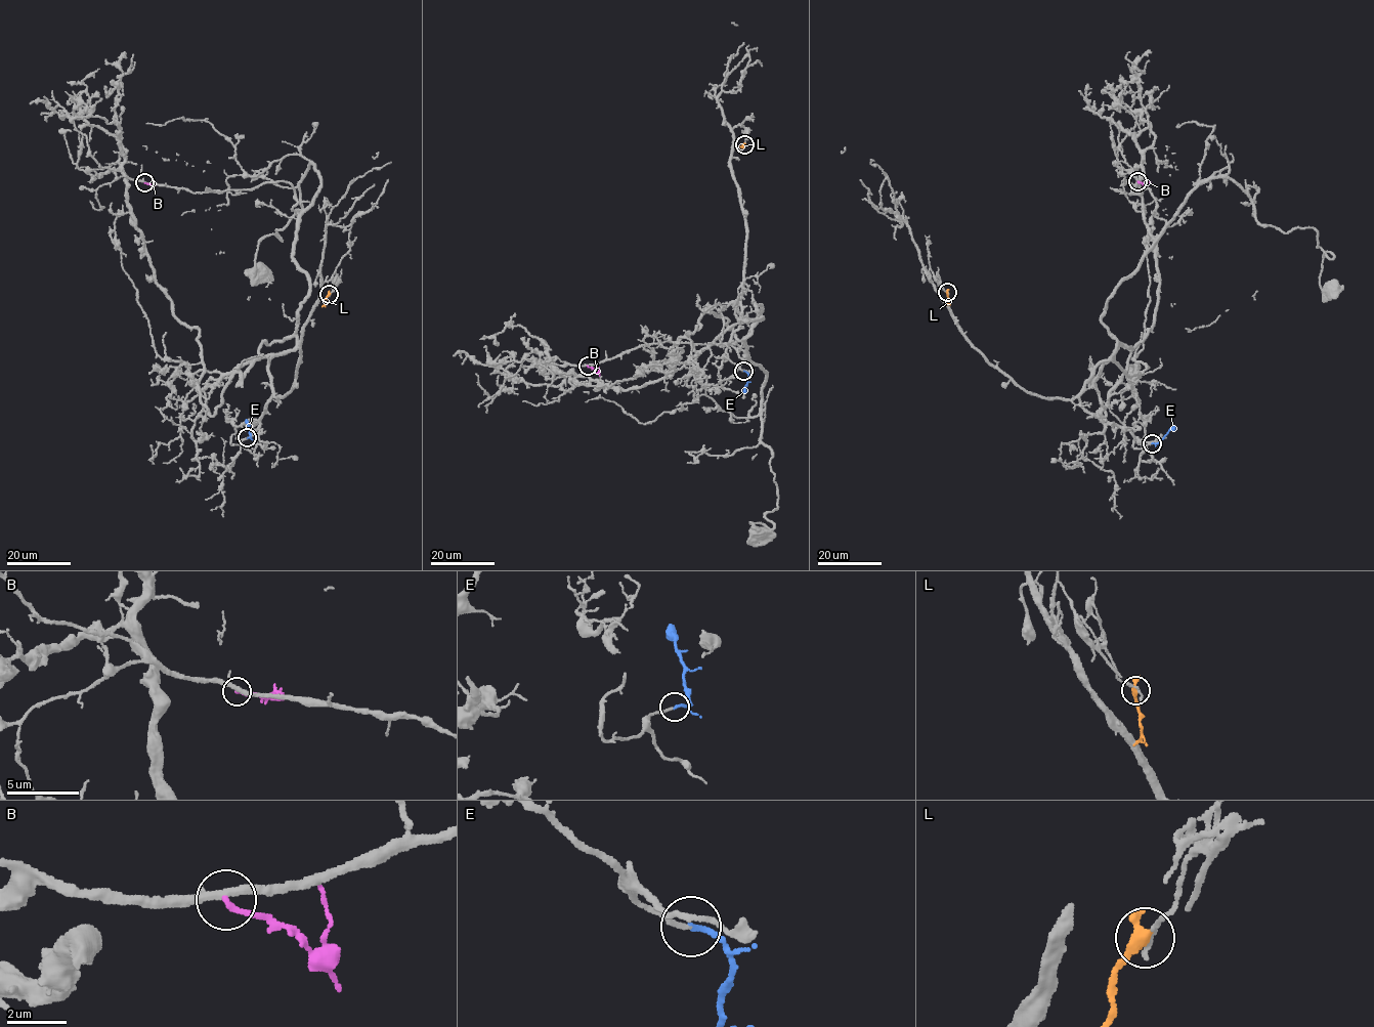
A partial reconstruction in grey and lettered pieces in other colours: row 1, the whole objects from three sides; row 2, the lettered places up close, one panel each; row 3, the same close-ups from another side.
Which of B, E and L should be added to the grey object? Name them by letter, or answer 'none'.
E

